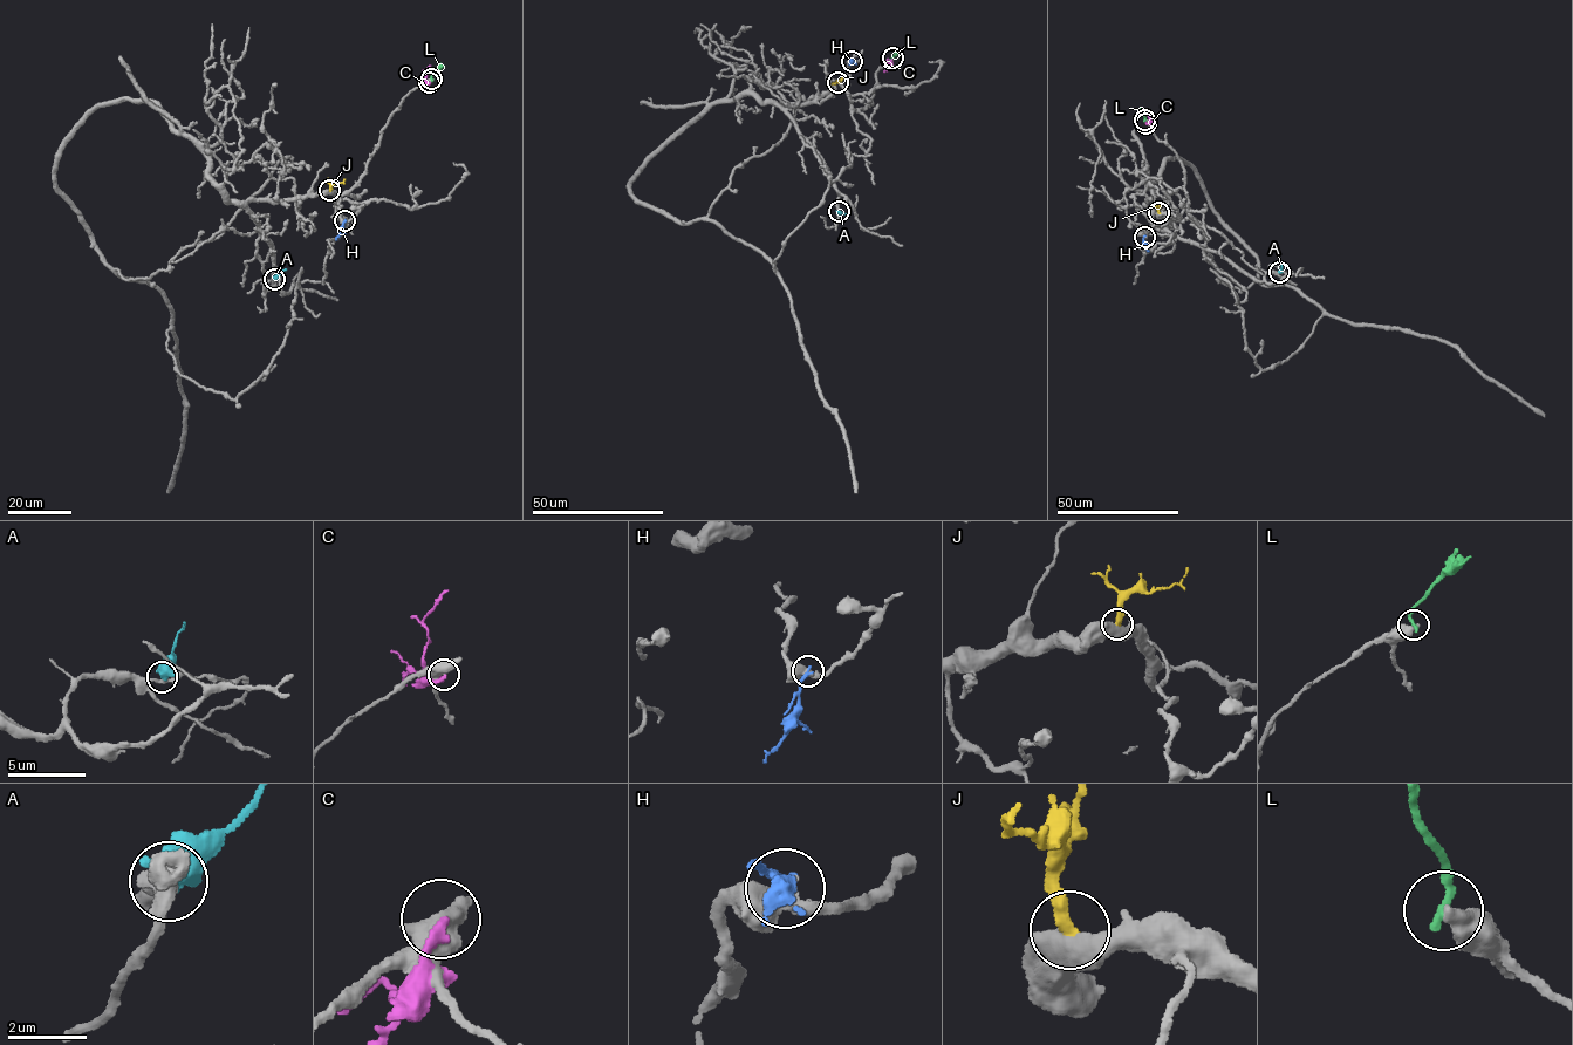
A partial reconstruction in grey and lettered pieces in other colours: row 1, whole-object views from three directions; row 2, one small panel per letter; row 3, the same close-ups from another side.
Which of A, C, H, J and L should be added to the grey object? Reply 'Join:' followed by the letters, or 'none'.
Join: none

